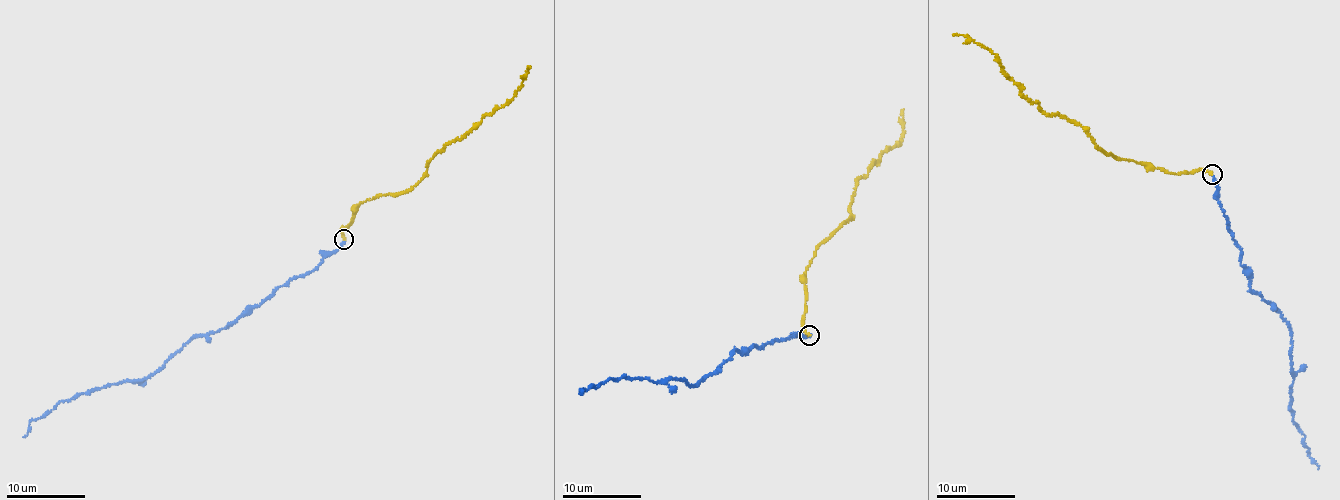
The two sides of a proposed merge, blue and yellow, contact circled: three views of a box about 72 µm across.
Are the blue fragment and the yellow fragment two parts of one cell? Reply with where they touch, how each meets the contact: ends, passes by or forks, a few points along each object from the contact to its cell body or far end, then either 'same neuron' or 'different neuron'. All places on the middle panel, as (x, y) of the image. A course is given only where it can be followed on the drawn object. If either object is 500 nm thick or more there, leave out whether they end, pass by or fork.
(809, 335) | blue ends | yellow ends | blue via (810, 334), (799, 333), (760, 348), (754, 344), (734, 351), (693, 385), (671, 379), (617, 378), (579, 393) | yellow via (808, 334), (803, 329), (804, 277), (816, 248), (852, 214), (855, 181), (873, 161), (901, 142), (901, 109) | same neuron

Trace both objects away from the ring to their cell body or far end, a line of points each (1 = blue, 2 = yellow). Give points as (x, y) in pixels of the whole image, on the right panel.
1: (1212, 174), (1251, 290), (1281, 312), (1291, 332), (1291, 411), (1318, 469)
2: (1211, 175), (1147, 167), (1095, 146), (1075, 122), (1044, 114), (1022, 96), (993, 54), (952, 34)

